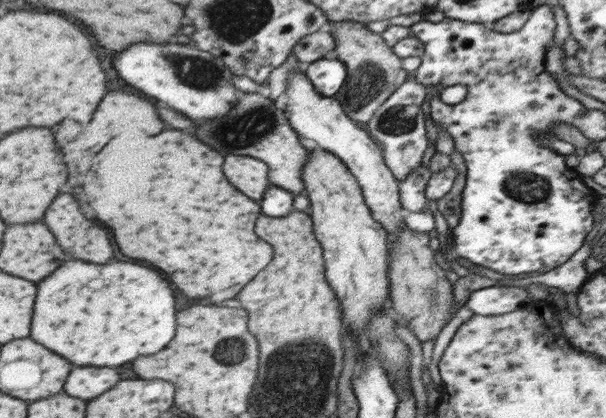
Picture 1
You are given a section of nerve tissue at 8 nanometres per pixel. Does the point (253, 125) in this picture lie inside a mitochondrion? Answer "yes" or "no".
yes

